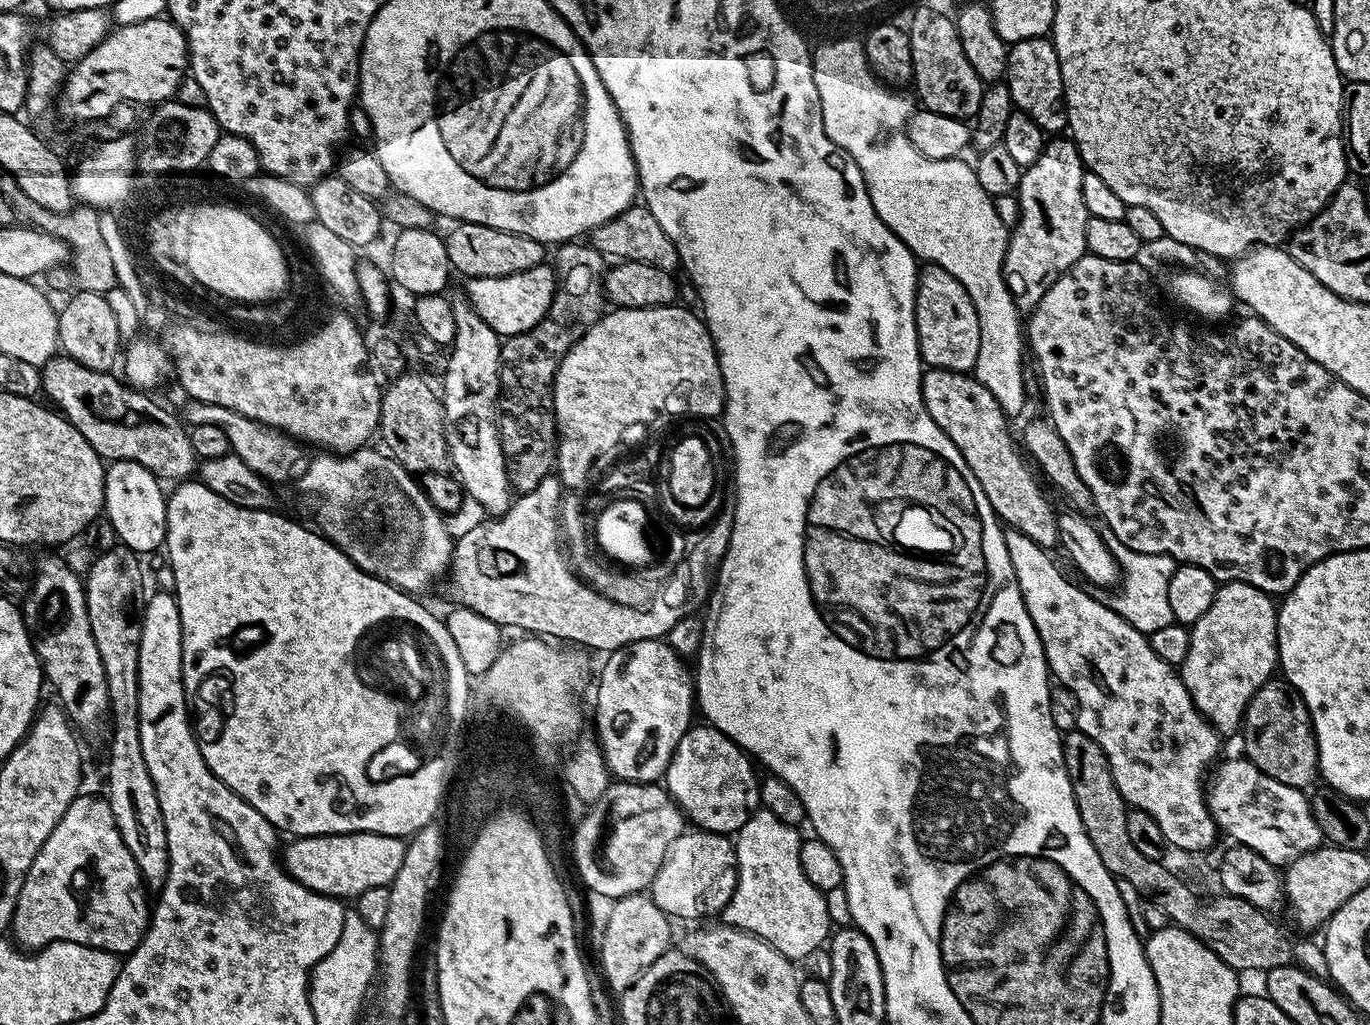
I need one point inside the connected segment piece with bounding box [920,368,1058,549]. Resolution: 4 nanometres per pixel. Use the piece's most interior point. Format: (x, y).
(969, 415)

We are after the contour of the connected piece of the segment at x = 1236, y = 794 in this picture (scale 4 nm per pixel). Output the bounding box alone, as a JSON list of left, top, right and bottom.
[1206,759,1322,866]

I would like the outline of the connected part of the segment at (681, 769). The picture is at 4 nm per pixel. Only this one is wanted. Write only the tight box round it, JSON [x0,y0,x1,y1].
[662,722,760,834]

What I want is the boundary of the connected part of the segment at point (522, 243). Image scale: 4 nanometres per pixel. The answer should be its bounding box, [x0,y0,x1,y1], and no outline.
[443,223,545,278]

